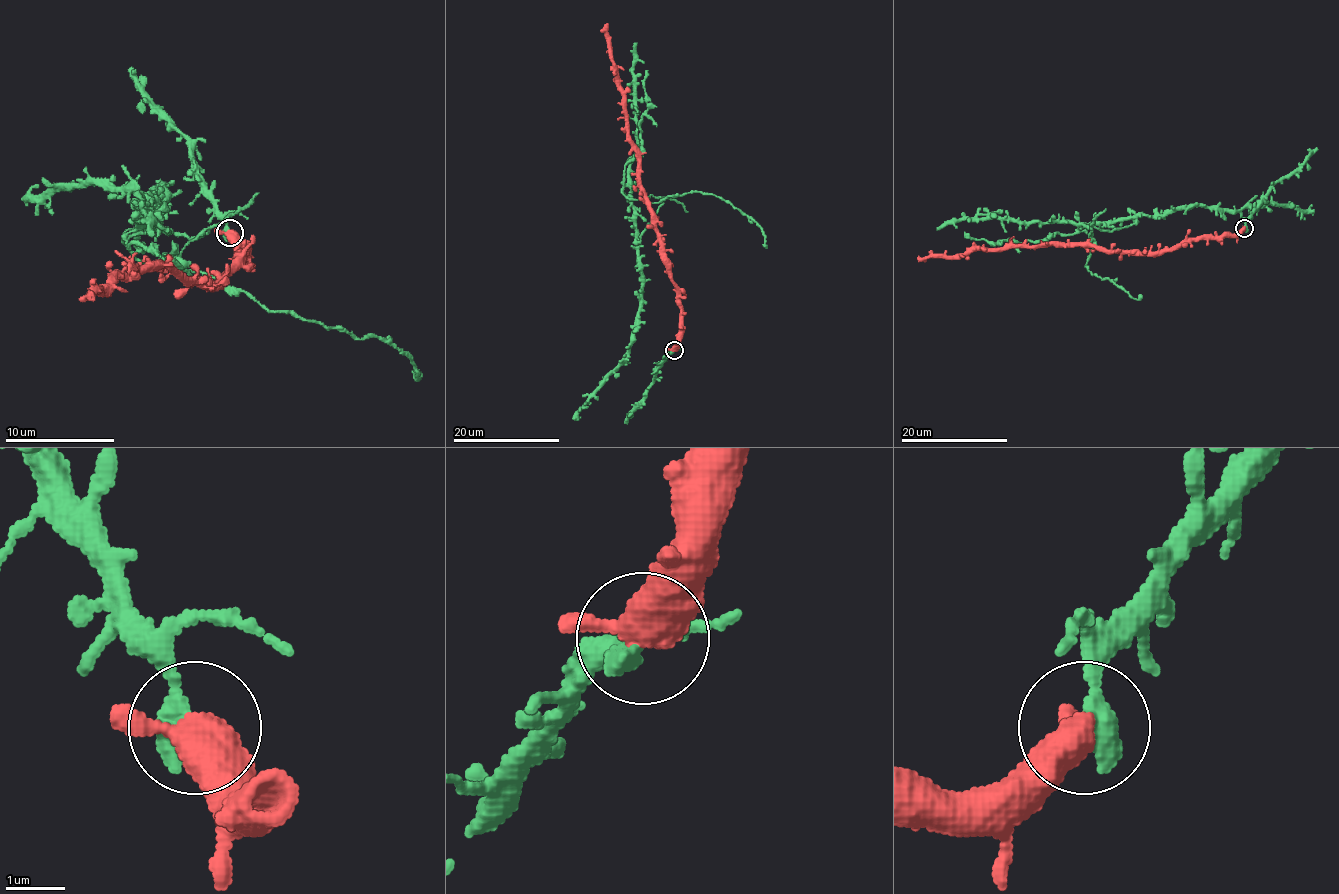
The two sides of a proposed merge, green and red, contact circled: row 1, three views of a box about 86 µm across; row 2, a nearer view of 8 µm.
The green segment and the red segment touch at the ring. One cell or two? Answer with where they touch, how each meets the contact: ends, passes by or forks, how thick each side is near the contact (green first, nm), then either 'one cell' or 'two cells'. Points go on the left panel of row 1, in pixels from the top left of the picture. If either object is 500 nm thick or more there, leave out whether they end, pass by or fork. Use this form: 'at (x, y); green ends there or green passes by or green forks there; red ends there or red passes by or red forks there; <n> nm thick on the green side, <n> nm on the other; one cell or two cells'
at (230, 232); green ends there; red passes by; 480 nm thick on the green side, 480 nm on the other; two cells

